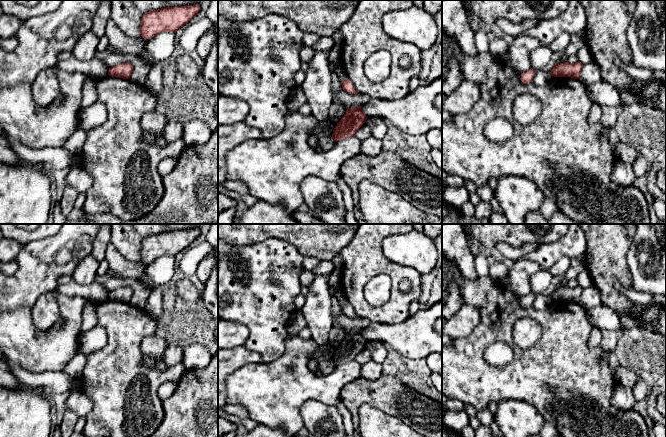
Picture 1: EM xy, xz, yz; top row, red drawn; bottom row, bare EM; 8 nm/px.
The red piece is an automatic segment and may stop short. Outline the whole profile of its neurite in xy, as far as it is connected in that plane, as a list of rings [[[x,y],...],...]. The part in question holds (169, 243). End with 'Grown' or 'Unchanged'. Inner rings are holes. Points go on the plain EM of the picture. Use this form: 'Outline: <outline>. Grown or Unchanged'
Outline: [[[200,228],[165,231],[145,237],[141,243],[140,260],[145,264],[162,256],[176,256],[200,235]]]. Unchanged

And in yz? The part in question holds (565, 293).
Outline: [[[579,285],[576,287],[563,286],[560,288],[555,288],[550,296],[550,300],[579,303],[582,291],[583,288]]]. Unchanged

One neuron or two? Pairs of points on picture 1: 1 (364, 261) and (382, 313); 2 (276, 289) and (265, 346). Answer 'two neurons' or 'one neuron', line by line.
1: one neuron
2: one neuron

